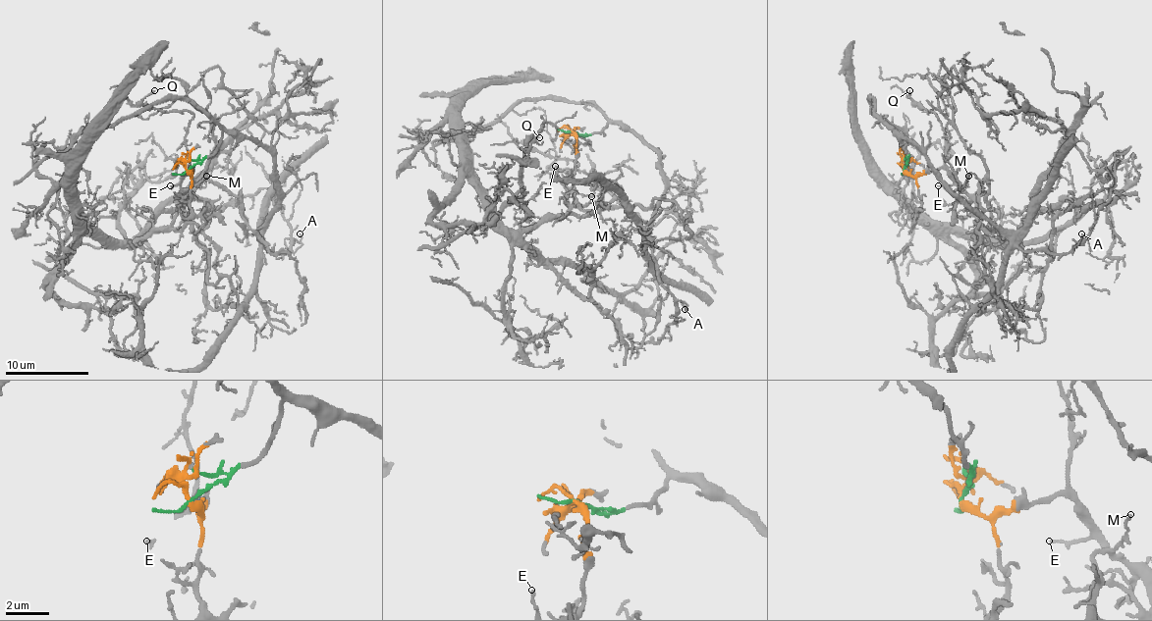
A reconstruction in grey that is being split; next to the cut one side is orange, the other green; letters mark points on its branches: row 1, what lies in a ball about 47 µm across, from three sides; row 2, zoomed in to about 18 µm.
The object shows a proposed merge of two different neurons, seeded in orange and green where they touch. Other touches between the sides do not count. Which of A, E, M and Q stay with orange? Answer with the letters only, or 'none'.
E, M, Q

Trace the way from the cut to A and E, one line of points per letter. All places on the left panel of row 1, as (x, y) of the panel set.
A: (187, 171), (224, 130), (253, 137), (274, 160), (280, 195), (266, 247), (289, 254), (300, 233)
E: (187, 171), (191, 175), (191, 169), (178, 183), (170, 185)

